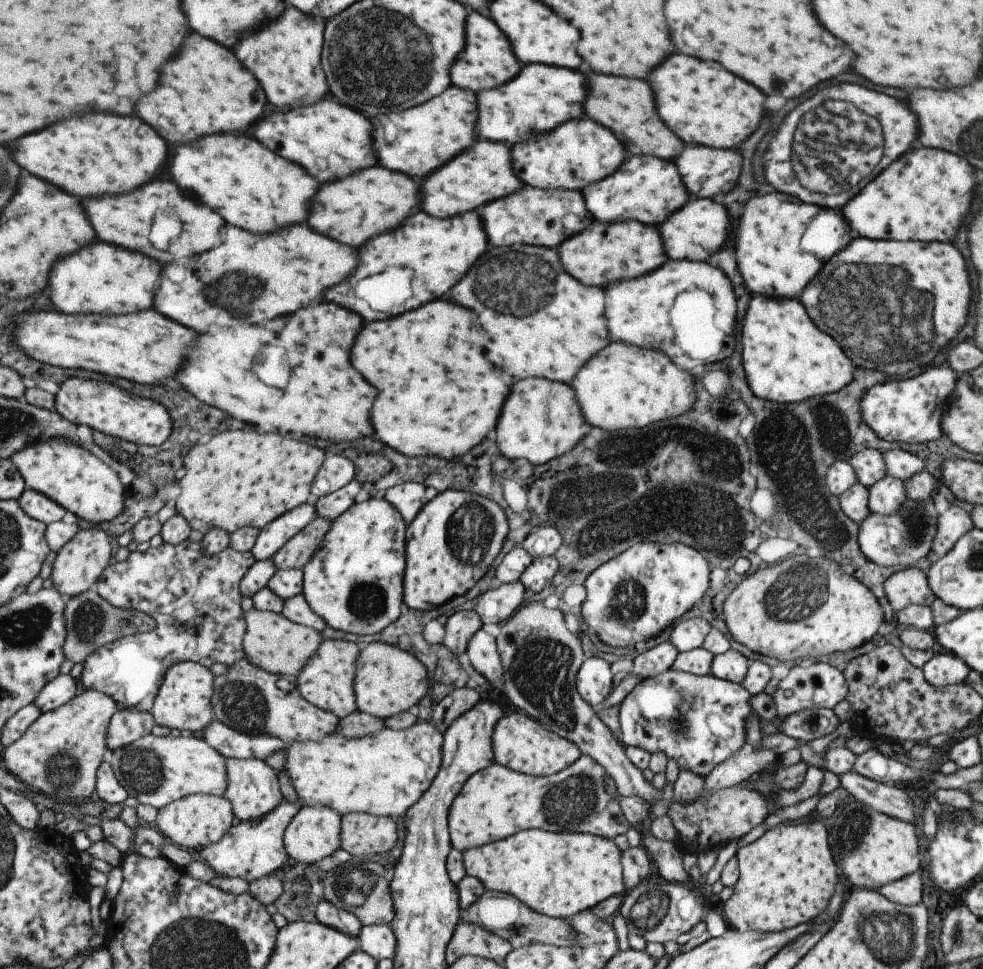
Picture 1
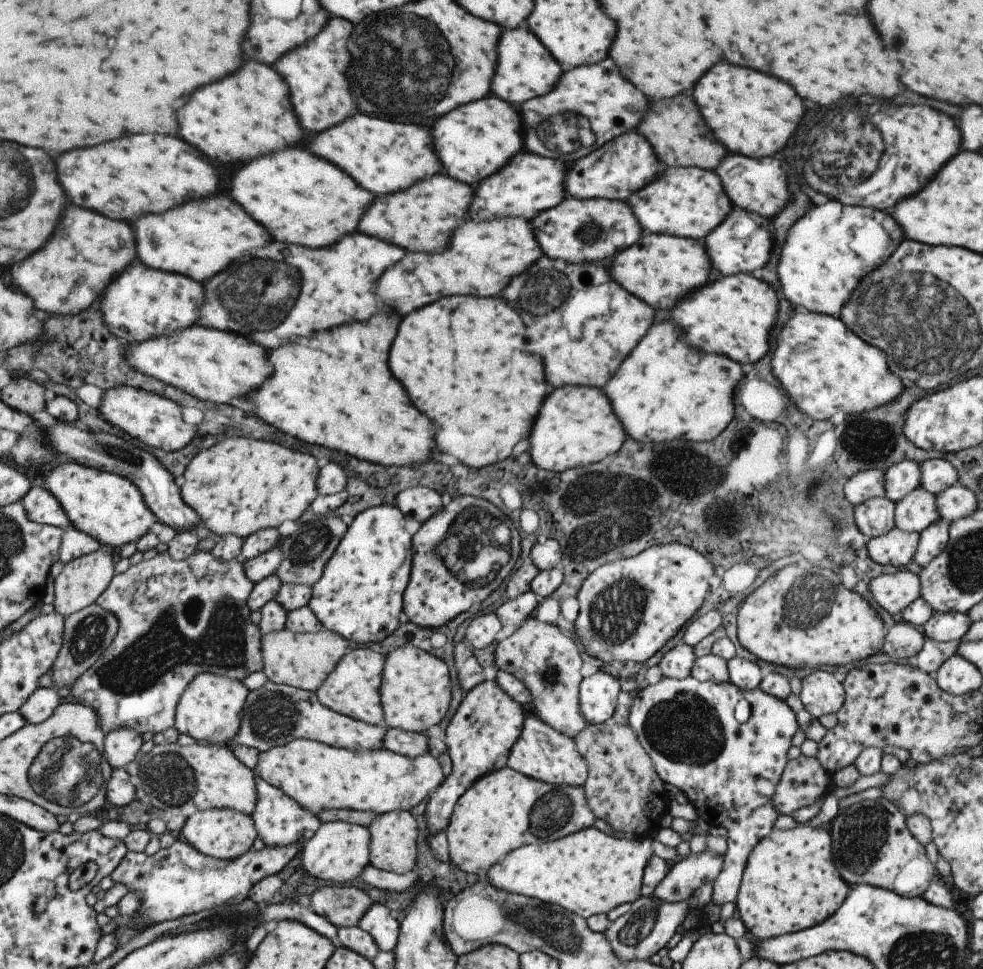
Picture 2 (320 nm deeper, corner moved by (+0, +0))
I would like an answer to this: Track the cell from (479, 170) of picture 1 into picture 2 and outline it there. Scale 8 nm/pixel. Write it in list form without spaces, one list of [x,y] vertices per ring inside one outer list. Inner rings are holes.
[[[525,150],[519,151],[496,173],[479,182],[475,188],[475,198],[470,202],[467,219],[483,222],[501,217],[519,217],[530,221],[537,213],[557,206],[567,196],[563,184],[566,168],[559,159],[542,157]]]

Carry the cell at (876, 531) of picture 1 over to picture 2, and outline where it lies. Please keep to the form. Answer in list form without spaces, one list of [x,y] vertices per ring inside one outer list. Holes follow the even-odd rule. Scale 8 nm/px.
[[[894,526],[885,534],[868,539],[866,551],[873,562],[899,568],[912,560],[917,543],[917,533],[903,532]]]

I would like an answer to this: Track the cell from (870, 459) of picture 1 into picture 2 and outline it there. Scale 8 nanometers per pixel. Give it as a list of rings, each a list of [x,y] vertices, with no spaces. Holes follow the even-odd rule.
[[[901,461],[884,472],[885,497],[891,502],[896,503],[919,486],[920,468],[916,462]]]

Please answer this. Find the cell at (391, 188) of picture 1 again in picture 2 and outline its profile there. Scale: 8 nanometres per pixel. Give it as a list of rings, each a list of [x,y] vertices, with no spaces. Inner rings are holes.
[[[437,173],[431,178],[425,178],[423,182],[417,182],[411,186],[411,190],[377,196],[359,220],[359,232],[383,238],[385,242],[397,244],[405,250],[441,252],[447,246],[451,232],[467,218],[465,212],[474,194],[471,188],[445,173]]]

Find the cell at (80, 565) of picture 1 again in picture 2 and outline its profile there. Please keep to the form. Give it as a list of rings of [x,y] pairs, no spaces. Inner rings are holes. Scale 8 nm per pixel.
[[[92,552],[68,562],[55,579],[55,597],[53,601],[55,611],[64,617],[70,617],[73,613],[94,605],[109,588],[114,576],[115,560],[111,560],[111,554],[105,554],[105,552]]]

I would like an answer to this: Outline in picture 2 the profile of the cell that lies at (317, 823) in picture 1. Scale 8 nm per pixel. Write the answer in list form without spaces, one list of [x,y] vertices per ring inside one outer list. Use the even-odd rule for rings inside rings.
[[[343,821],[322,822],[315,834],[299,846],[302,867],[311,876],[329,882],[350,882],[359,878],[363,869],[369,864],[369,841],[370,834],[366,826],[352,825]]]

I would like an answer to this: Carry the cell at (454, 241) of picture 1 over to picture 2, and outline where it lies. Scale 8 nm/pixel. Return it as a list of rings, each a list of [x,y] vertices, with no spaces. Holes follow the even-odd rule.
[[[501,217],[493,222],[465,222],[451,236],[449,248],[441,254],[407,254],[401,264],[403,270],[423,280],[423,300],[407,300],[407,312],[435,302],[441,296],[473,294],[497,296],[511,278],[519,276],[527,266],[541,258],[542,250],[524,218]]]

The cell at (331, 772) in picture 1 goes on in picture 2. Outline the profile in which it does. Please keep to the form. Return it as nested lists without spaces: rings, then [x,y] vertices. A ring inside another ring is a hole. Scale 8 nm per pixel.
[[[295,739],[287,744],[261,751],[253,770],[261,780],[281,790],[312,815],[329,809],[369,811],[377,815],[394,810],[408,811],[421,802],[444,779],[438,760],[429,753],[410,759],[403,755],[379,749],[374,751],[338,749],[311,739]]]

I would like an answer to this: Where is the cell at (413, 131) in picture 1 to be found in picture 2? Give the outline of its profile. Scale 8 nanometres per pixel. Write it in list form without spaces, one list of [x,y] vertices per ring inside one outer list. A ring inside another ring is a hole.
[[[489,94],[478,101],[459,105],[451,114],[443,115],[433,124],[432,147],[444,173],[475,188],[477,182],[496,173],[523,150],[518,106]]]

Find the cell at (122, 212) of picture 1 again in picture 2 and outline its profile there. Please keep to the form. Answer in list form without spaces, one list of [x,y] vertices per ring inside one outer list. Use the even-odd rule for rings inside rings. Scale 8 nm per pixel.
[[[227,196],[199,202],[191,200],[175,210],[167,210],[167,214],[147,214],[131,226],[135,226],[135,234],[139,234],[137,261],[148,267],[189,276],[201,284],[241,256],[251,256],[271,240],[265,228],[251,220],[243,208]]]

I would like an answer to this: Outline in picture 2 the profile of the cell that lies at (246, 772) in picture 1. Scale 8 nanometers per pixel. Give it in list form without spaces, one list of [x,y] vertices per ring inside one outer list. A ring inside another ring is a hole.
[[[254,774],[256,790],[256,803],[253,812],[249,815],[252,818],[257,836],[262,840],[265,847],[286,847],[294,844],[301,846],[309,840],[317,827],[321,824],[320,820],[299,806],[292,798],[283,794],[281,790],[267,784]]]

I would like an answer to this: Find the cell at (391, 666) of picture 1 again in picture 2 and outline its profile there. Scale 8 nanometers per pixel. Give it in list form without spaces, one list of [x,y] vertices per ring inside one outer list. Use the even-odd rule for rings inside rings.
[[[410,644],[385,655],[379,696],[384,714],[383,725],[387,728],[423,733],[427,728],[439,725],[449,710],[451,695],[447,666],[439,657]]]

